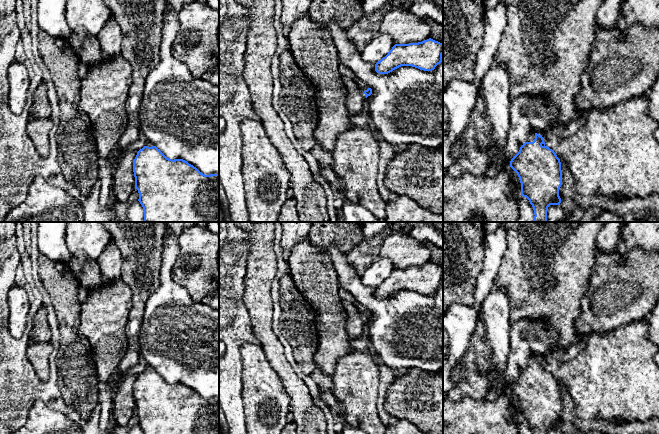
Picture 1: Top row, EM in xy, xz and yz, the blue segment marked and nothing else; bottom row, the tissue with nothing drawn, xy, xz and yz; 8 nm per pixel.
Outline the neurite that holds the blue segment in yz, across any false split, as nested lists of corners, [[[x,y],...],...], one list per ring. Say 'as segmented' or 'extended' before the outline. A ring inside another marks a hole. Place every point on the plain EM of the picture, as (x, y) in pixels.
extended; [[[529,359],[511,383],[510,391],[519,401],[521,420],[529,424],[533,434],[548,434],[550,429],[560,429],[561,386],[554,374],[545,369],[541,359]]]

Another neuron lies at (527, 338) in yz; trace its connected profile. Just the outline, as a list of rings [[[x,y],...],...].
[[[520,320],[512,324],[504,373],[498,385],[490,386],[484,399],[496,401],[503,392],[510,390],[511,383],[531,357],[559,356],[556,354],[559,337],[559,332],[543,320]]]

